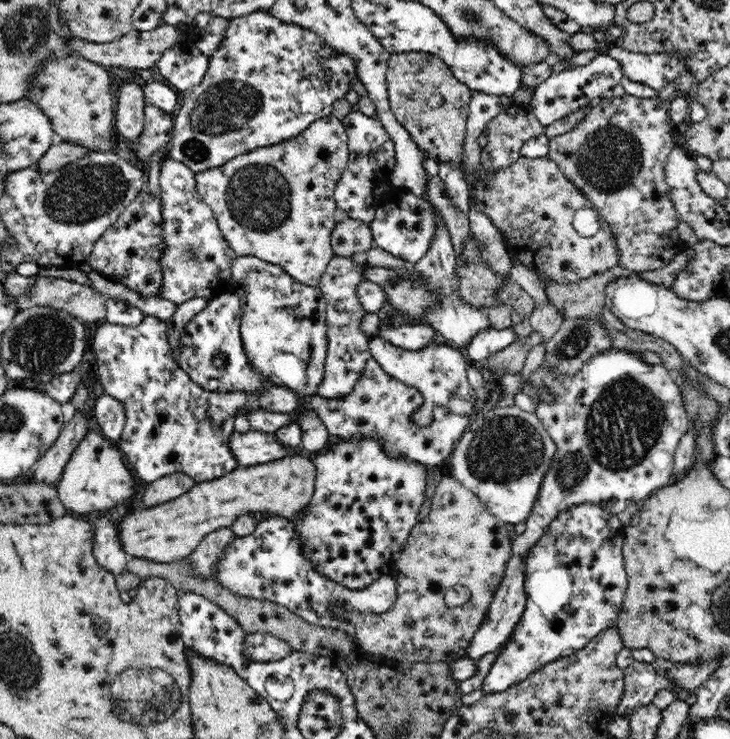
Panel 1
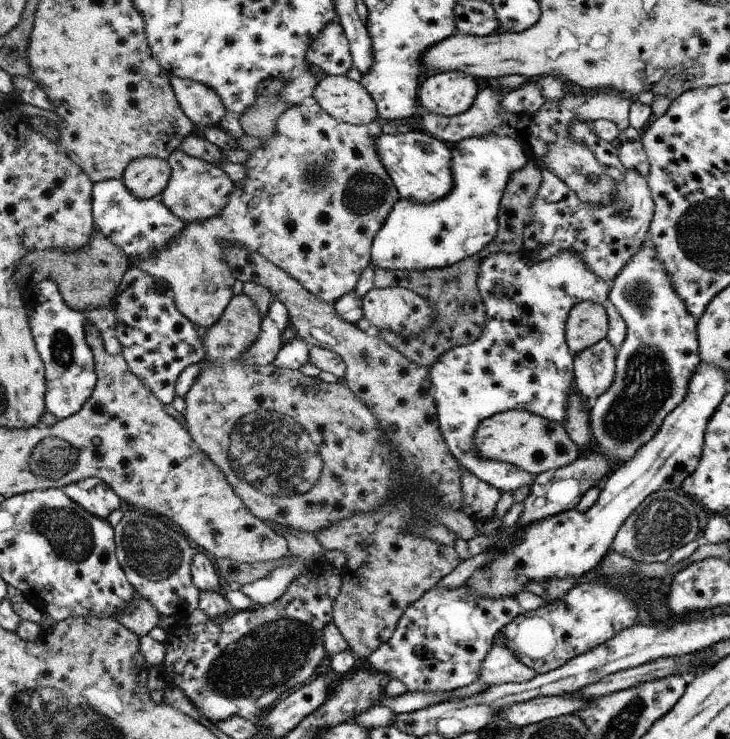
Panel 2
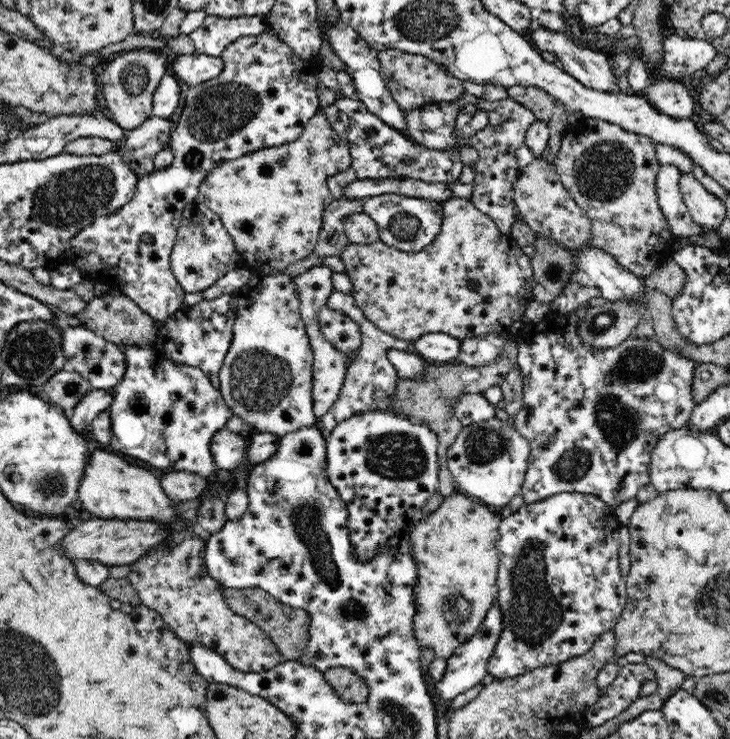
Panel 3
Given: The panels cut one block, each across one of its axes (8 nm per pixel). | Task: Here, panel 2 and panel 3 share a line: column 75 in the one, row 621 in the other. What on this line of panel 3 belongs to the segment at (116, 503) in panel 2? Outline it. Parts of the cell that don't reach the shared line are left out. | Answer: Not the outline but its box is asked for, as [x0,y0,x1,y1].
[434,601,503,703]

